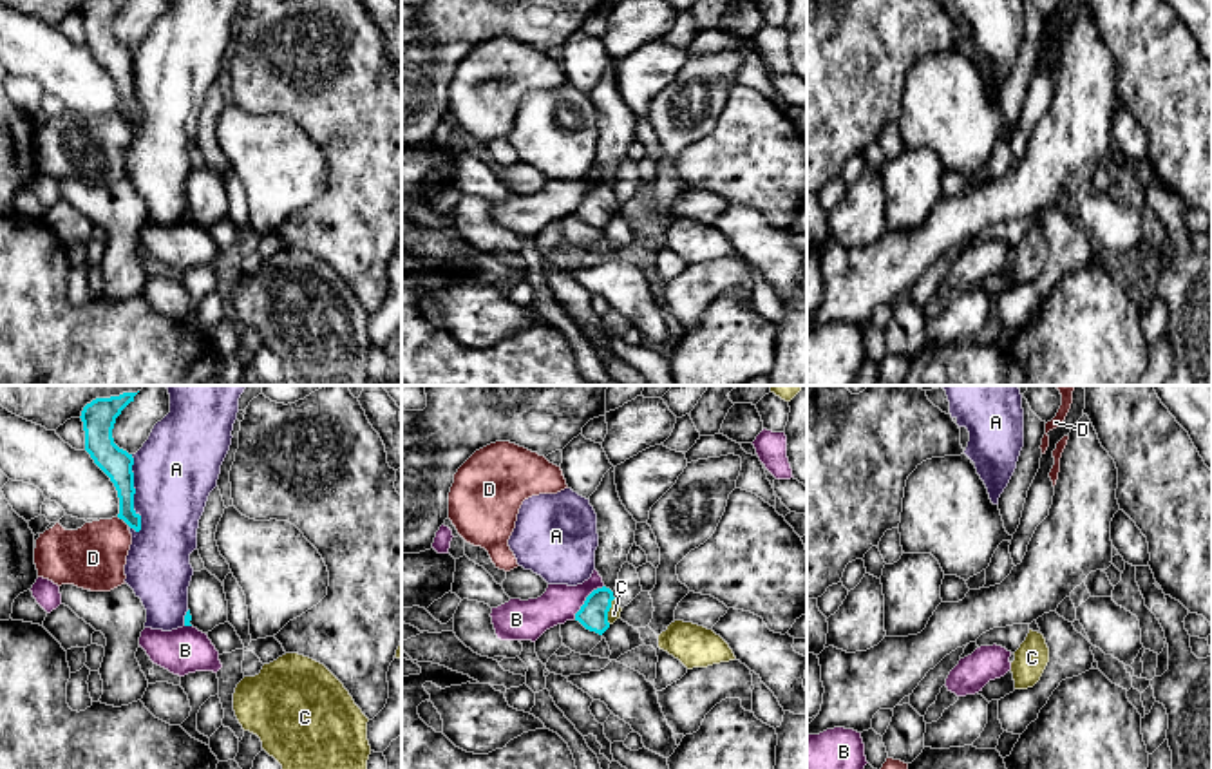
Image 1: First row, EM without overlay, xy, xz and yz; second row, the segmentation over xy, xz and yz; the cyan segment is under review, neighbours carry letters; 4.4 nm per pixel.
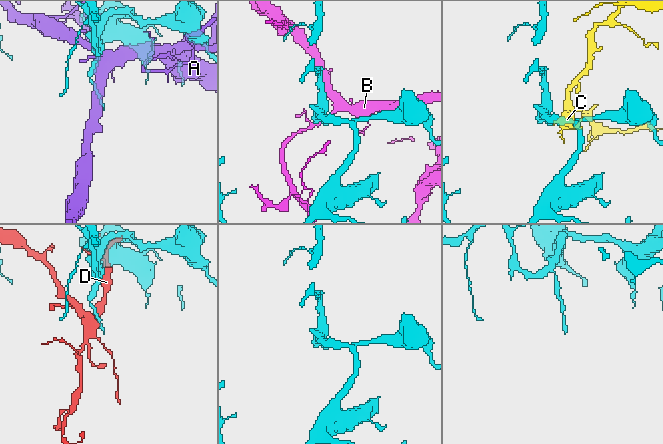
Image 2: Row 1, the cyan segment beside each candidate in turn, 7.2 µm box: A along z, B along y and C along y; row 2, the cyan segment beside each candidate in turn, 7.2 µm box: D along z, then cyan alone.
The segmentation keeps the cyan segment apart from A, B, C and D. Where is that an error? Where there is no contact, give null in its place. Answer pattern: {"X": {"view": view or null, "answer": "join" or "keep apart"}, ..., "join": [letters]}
{"A": {"view": "xy", "answer": "keep apart"}, "B": {"view": "xz", "answer": "keep apart"}, "C": {"view": "xz", "answer": "join"}, "D": {"view": "xy", "answer": "keep apart"}, "join": ["C"]}

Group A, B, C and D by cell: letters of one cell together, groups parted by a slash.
A / B / C / D

